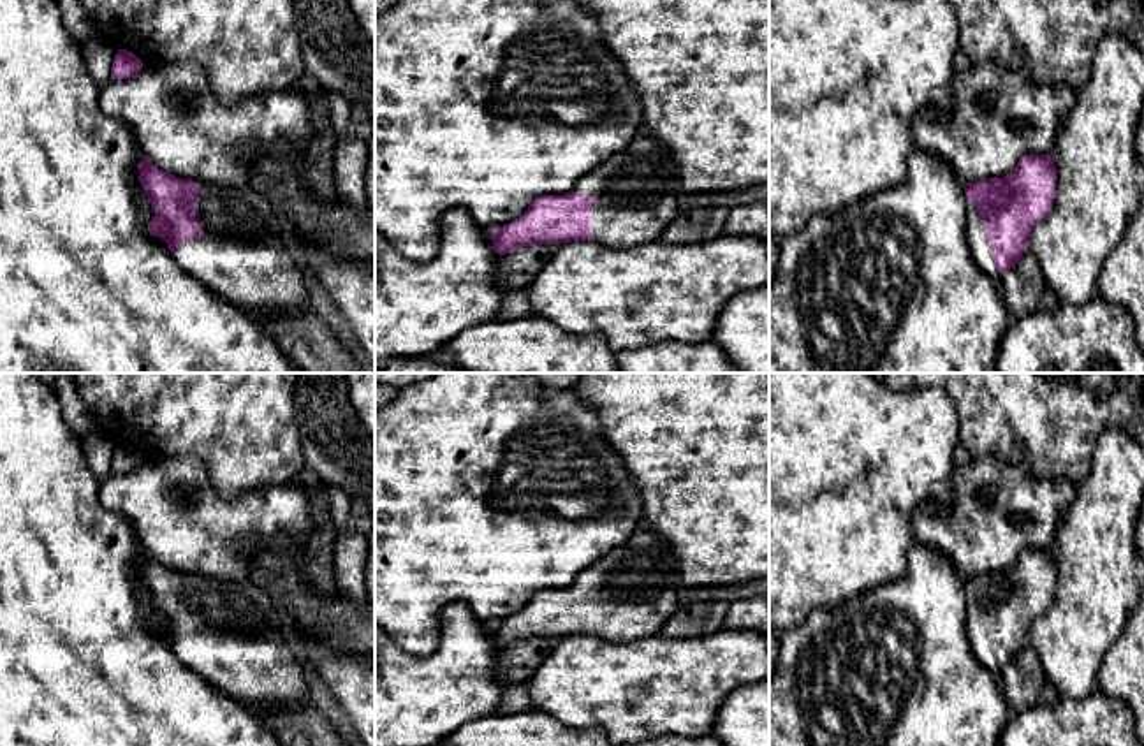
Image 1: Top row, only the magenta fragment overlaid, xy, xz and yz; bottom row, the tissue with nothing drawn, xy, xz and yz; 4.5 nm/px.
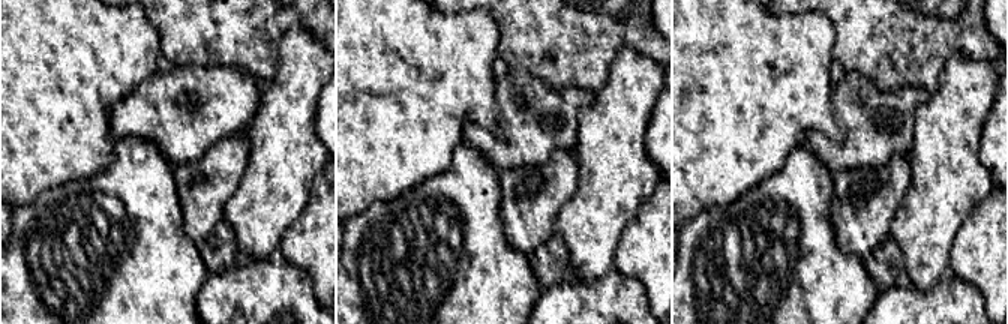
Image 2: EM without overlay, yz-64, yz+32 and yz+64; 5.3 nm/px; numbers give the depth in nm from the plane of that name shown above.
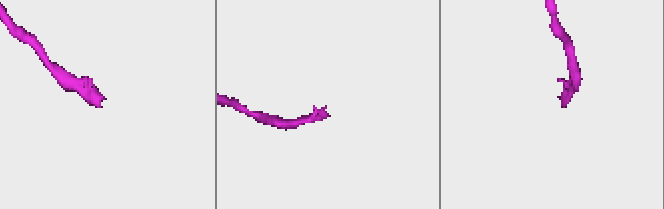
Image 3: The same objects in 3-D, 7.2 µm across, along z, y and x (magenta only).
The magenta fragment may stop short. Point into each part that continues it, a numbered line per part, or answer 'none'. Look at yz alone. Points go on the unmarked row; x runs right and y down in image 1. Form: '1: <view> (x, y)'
1: yz (981, 644)

